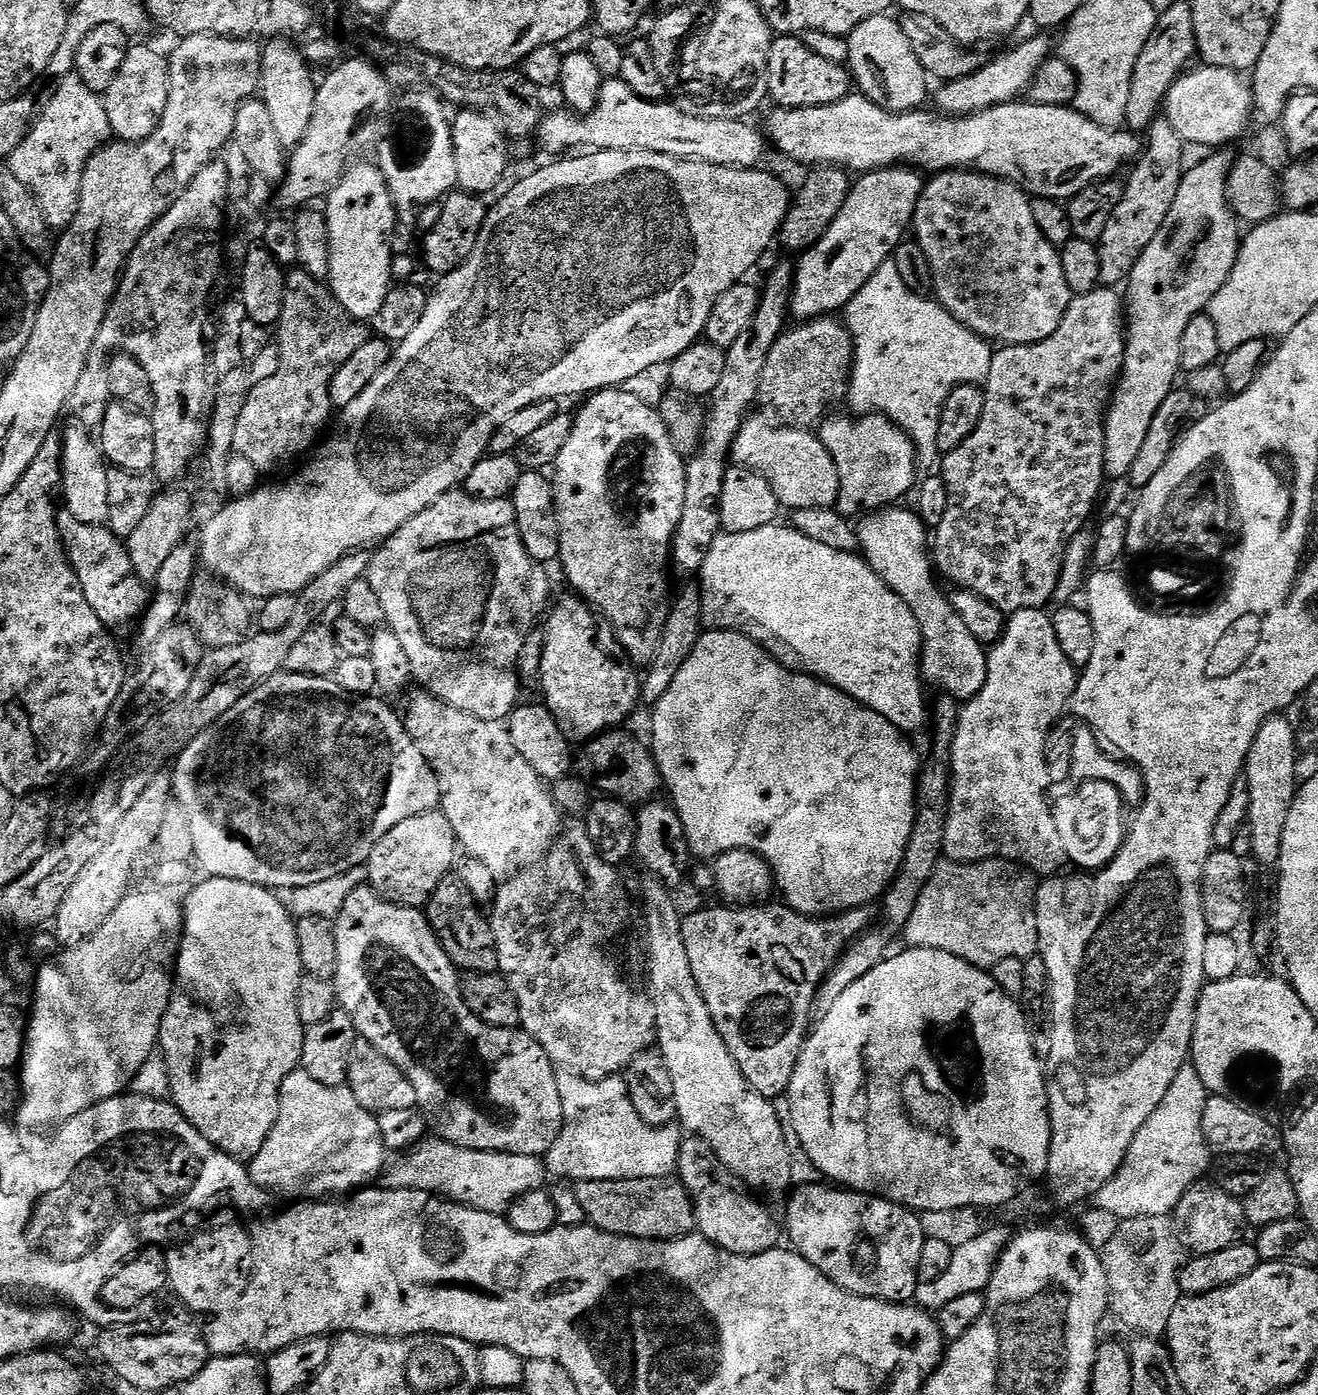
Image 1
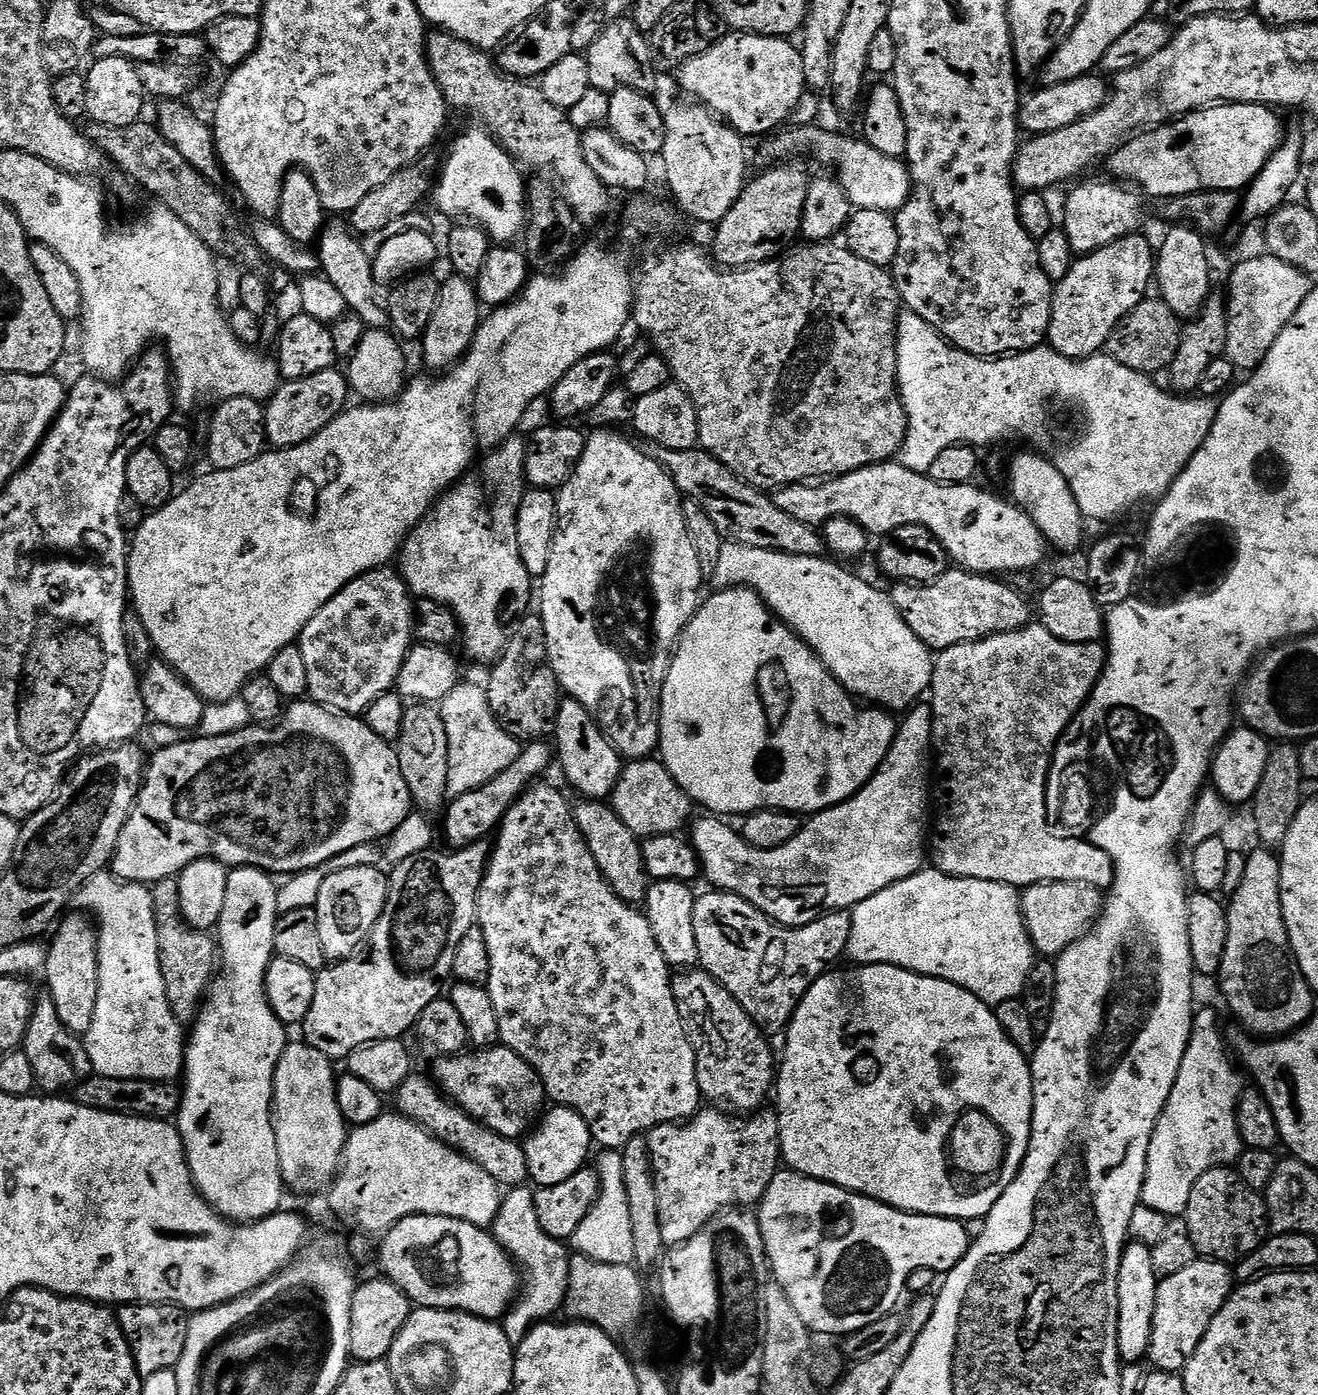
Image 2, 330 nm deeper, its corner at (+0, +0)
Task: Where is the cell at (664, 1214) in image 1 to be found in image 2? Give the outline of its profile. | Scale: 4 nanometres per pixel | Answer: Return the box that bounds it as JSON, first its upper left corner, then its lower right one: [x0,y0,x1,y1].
[396,1074,529,1189]

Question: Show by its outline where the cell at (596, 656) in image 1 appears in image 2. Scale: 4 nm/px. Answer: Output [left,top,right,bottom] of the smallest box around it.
[554,699,622,801]

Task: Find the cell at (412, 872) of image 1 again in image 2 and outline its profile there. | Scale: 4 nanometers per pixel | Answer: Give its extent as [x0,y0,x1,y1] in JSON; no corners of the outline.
[444,742,554,850]

